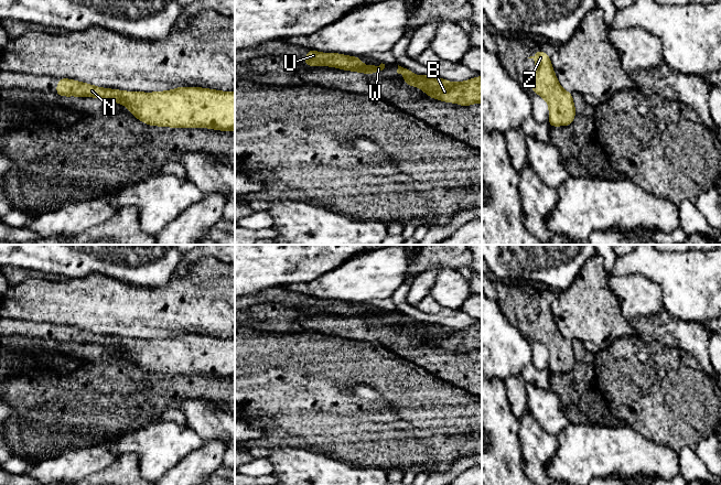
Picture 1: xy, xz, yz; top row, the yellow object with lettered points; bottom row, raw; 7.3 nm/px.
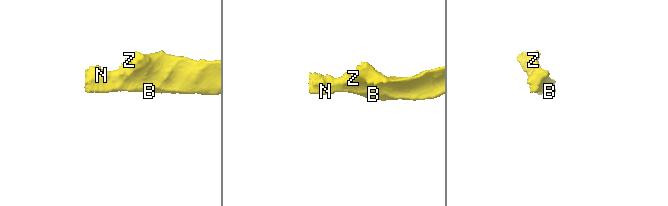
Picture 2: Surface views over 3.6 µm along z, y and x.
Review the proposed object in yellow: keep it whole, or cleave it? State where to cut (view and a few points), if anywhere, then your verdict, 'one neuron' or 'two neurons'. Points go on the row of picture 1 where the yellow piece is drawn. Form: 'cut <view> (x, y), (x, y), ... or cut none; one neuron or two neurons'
cut none; one neuron

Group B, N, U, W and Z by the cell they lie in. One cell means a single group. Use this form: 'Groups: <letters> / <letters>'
Groups: B N U W Z

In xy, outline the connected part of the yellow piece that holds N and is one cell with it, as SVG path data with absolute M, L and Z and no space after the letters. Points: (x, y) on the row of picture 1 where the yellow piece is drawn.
M58 78L56 95L120 103L134 118L150 126L235 131L235 91L200 87L177 87L155 93L123 91Z

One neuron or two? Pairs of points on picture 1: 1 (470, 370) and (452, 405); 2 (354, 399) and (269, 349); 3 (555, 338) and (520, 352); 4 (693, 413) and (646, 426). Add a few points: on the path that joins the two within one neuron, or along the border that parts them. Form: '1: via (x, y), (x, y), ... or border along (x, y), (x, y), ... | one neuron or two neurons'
1: border along (456, 386), (470, 394) | two neurons
2: via (333, 399), (319, 399), (290, 370) | one neuron
3: border along (507, 319), (525, 337) | two neurons
4: via (681, 413), (658, 413) | one neuron

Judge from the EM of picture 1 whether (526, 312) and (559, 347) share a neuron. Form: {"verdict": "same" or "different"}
{"verdict": "same"}

